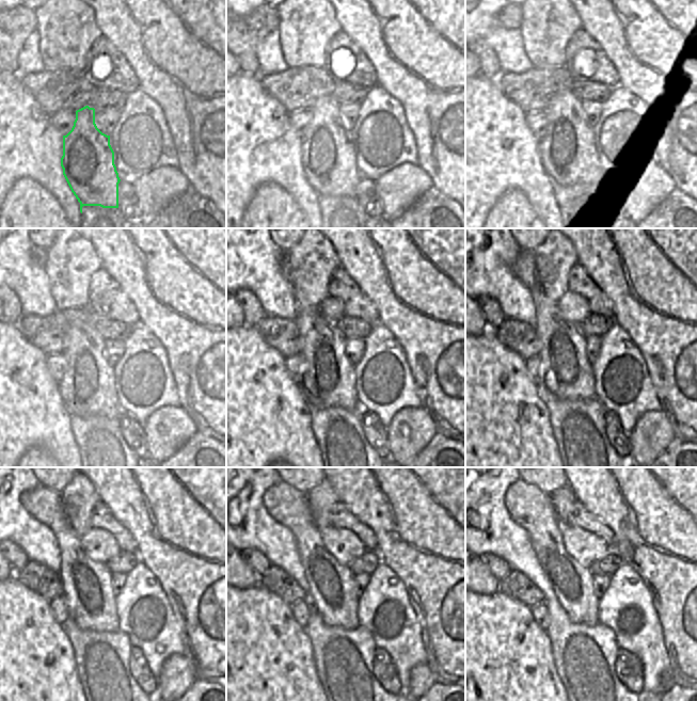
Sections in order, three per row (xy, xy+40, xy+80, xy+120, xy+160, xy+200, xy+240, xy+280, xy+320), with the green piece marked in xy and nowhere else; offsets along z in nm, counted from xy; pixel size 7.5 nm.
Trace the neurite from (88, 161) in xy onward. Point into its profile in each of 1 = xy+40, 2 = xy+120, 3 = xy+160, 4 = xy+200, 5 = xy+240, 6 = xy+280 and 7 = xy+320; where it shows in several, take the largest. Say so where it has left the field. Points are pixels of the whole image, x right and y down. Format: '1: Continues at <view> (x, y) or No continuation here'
1: Continues at xy+40 (328, 158)
2: Continues at xy+120 (86, 388)
3: Continues at xy+160 (329, 381)
4: Continues at xy+200 (568, 373)
5: Continues at xy+240 (88, 592)
6: Continues at xy+280 (331, 587)
7: Continues at xy+320 (531, 508)

